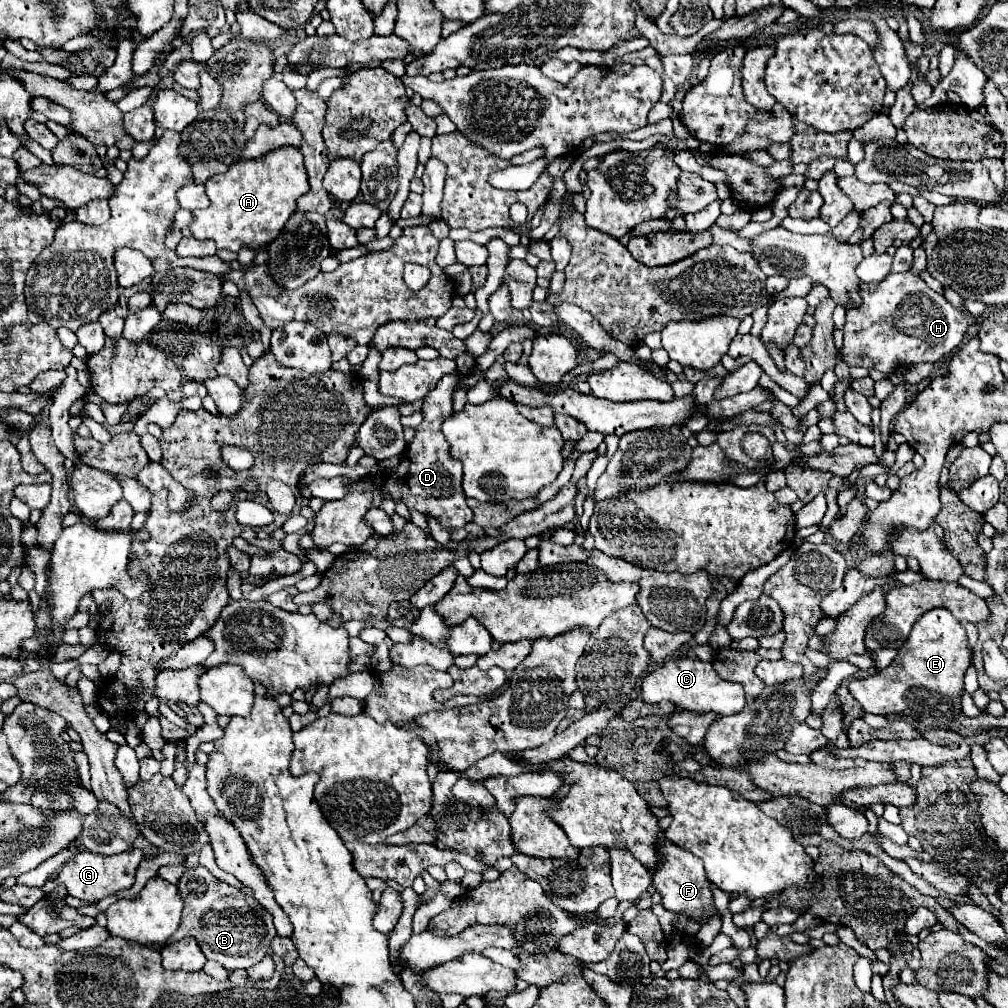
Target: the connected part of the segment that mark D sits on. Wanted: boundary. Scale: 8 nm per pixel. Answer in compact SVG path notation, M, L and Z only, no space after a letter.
M457 371L441 377L437 387L431 393L427 393L423 407L421 407L423 421L421 421L421 425L415 427L415 437L409 443L407 451L401 455L401 463L397 465L397 469L393 469L391 473L381 477L377 485L371 481L371 477L363 477L363 479L351 483L349 491L369 491L373 495L373 507L381 505L383 495L391 495L391 499L395 503L403 501L411 511L431 515L447 531L465 527L473 519L473 513L467 507L465 495L461 489L461 475L463 475L461 463L457 463L451 457L449 443L445 441L445 437L441 433L441 423L449 415L453 415L451 395L453 395L455 381L457 381Z

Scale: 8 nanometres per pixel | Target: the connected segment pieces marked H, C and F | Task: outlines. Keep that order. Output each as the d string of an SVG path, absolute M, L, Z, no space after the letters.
M891 273L879 283L861 285L859 289L863 303L859 307L846 309L845 339L841 347L841 359L849 367L865 367L865 369L879 369L885 375L897 371L907 365L923 363L923 361L939 361L943 355L955 351L967 333L967 319L965 313L953 307L941 293L933 291L921 277L913 273Z
M697 657L693 659L669 659L657 667L653 667L643 683L641 693L645 703L659 703L663 699L675 703L679 709L693 711L693 713L707 713L713 711L717 715L735 715L745 707L745 693L741 683L729 683L721 679L711 663L705 663Z
M661 837L661 857L665 861L661 863L661 869L653 871L653 887L663 897L663 907L681 913L687 919L697 921L699 925L705 925L709 919L717 915L717 907L713 905L713 893L711 893L711 881L705 877L705 869L701 865L699 857L693 857L693 853L673 845L665 837Z

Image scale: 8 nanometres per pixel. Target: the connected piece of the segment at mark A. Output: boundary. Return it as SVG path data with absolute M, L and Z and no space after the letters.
M285 145L263 157L233 163L229 171L209 177L205 191L211 205L193 213L195 221L189 225L193 237L213 239L219 249L239 251L245 245L261 249L281 233L287 219L295 213L297 199L309 193L309 181L301 151L293 145Z

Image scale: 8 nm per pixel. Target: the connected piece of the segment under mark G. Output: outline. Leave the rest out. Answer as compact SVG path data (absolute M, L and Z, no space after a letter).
M129 849L125 853L119 855L111 855L111 857L101 857L89 851L81 851L75 853L63 867L63 871L59 873L59 881L67 887L69 895L77 895L83 901L101 901L103 897L109 895L117 895L119 891L131 889L135 883L135 871L141 863L143 855L139 853L139 849Z

